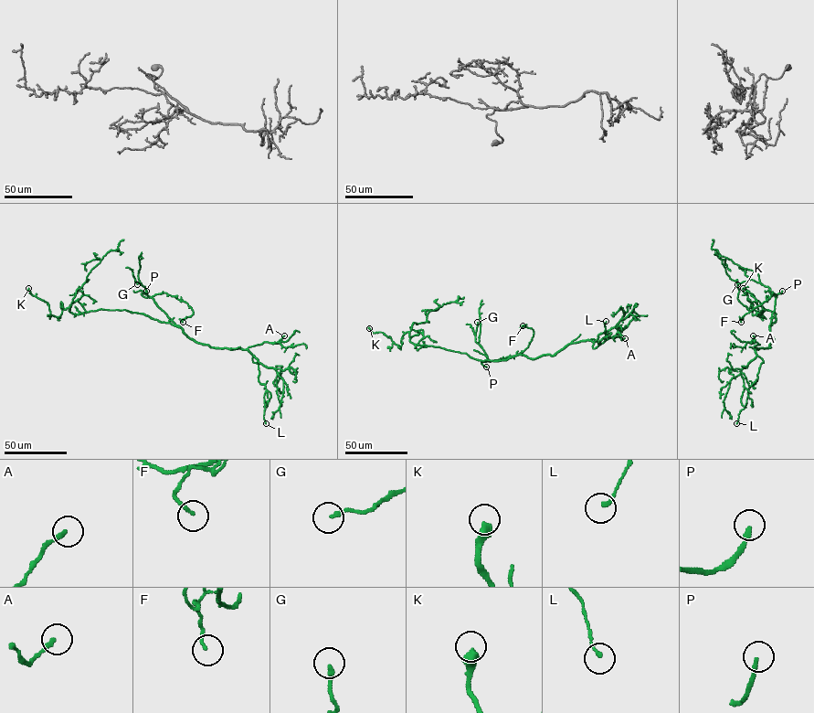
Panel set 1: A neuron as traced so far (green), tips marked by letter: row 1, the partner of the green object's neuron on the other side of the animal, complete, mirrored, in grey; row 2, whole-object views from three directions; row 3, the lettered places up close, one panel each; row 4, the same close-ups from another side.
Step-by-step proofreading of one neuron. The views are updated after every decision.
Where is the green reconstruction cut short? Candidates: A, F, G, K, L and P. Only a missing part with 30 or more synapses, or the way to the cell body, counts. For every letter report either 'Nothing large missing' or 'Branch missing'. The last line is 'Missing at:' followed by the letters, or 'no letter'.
A: Nothing large missing
F: Nothing large missing
G: Nothing large missing
K: Branch missing
L: Nothing large missing
P: Branch missing
Missing at: K, P

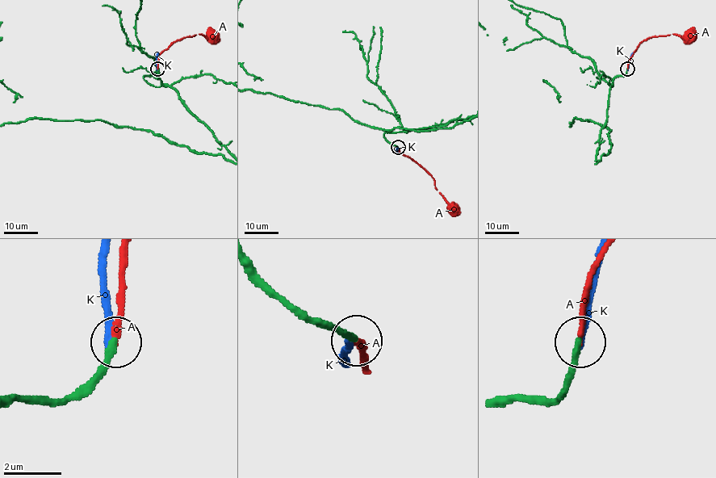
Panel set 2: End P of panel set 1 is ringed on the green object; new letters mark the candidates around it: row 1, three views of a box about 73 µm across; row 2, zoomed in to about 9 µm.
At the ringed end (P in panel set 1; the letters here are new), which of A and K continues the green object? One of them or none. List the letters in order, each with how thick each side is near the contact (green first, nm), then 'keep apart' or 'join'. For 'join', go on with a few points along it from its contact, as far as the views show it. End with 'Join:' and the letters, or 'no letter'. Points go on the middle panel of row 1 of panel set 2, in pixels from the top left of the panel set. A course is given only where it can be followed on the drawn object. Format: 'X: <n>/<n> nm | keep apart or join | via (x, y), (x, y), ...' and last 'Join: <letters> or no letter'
A: 240/170 nm | join | via (398, 147), (434, 180), (435, 188), (453, 208)
K: 240/200 nm | keep apart
Join: A

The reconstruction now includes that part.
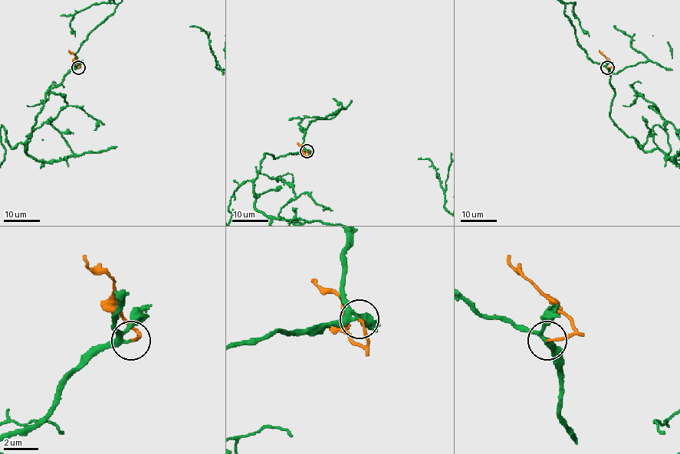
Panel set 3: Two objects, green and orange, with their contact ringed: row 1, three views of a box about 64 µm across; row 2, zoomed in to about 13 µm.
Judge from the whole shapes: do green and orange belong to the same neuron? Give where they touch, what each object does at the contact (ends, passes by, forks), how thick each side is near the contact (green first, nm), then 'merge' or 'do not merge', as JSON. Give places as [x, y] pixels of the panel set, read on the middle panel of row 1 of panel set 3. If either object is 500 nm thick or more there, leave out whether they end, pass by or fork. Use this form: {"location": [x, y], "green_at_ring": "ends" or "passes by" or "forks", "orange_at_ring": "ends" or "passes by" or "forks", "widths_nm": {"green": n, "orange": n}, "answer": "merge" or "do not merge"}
{"location": [307, 151], "green_at_ring": "forks", "orange_at_ring": "ends", "widths_nm": {"green": 170, "orange": 140}, "answer": "merge"}

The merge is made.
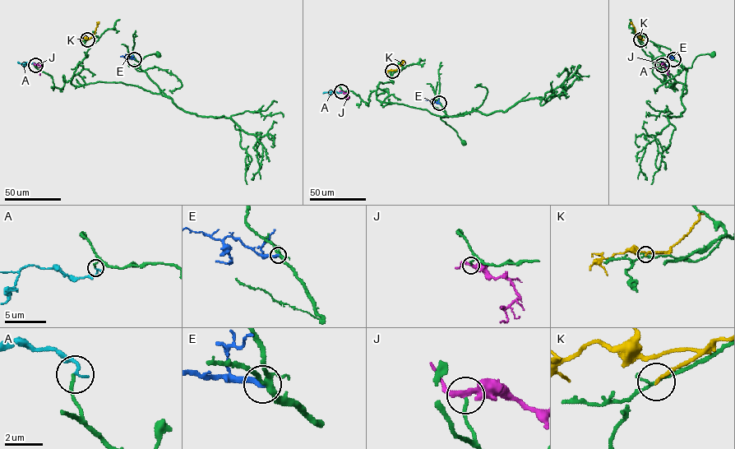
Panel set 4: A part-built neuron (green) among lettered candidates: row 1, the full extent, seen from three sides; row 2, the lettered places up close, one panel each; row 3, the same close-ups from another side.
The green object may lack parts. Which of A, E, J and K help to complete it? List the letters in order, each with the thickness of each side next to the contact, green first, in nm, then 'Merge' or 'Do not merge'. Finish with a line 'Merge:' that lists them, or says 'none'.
A: Thickness 150 nm (green) against 170 nm. Merge
E: Thickness 260 nm (green) against 300 nm. Do not merge
J: Thickness 150 nm (green) against 280 nm. Do not merge
K: Thickness 130 nm (green) against 160 nm. Do not merge
Merge: A

